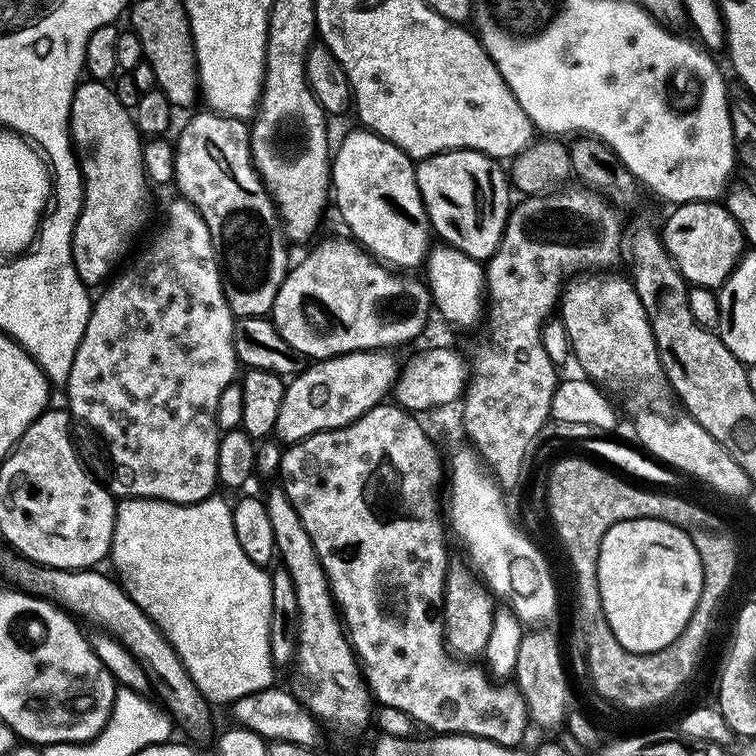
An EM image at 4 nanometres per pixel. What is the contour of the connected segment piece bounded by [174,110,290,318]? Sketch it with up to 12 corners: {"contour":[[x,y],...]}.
{"contour":[[200,113],[174,188],[210,230],[233,317],[267,317],[288,274],[245,121]]}

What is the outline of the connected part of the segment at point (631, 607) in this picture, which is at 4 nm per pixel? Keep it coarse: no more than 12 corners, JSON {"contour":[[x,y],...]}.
{"contour":[[627,520],[596,554],[606,620],[631,652],[670,646],[696,609],[681,525]]}

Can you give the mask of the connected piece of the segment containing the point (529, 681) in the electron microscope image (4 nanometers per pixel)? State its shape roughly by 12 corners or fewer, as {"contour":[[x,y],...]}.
{"contour":[[523,633],[514,680],[531,723],[556,728],[570,711],[555,638]]}

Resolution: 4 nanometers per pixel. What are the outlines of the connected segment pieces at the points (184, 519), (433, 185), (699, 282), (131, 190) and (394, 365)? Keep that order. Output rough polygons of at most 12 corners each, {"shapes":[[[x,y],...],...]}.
{"shapes":[[[124,498],[118,583],[213,705],[273,687],[232,504]],[[492,157],[416,164],[433,233],[481,262],[508,225],[510,180]],[[723,203],[677,204],[662,228],[689,285],[719,289],[746,251]],[[105,81],[76,86],[72,239],[103,285],[148,220],[142,133]],[[388,350],[309,363],[287,381],[275,439],[291,446],[379,406]]]}

